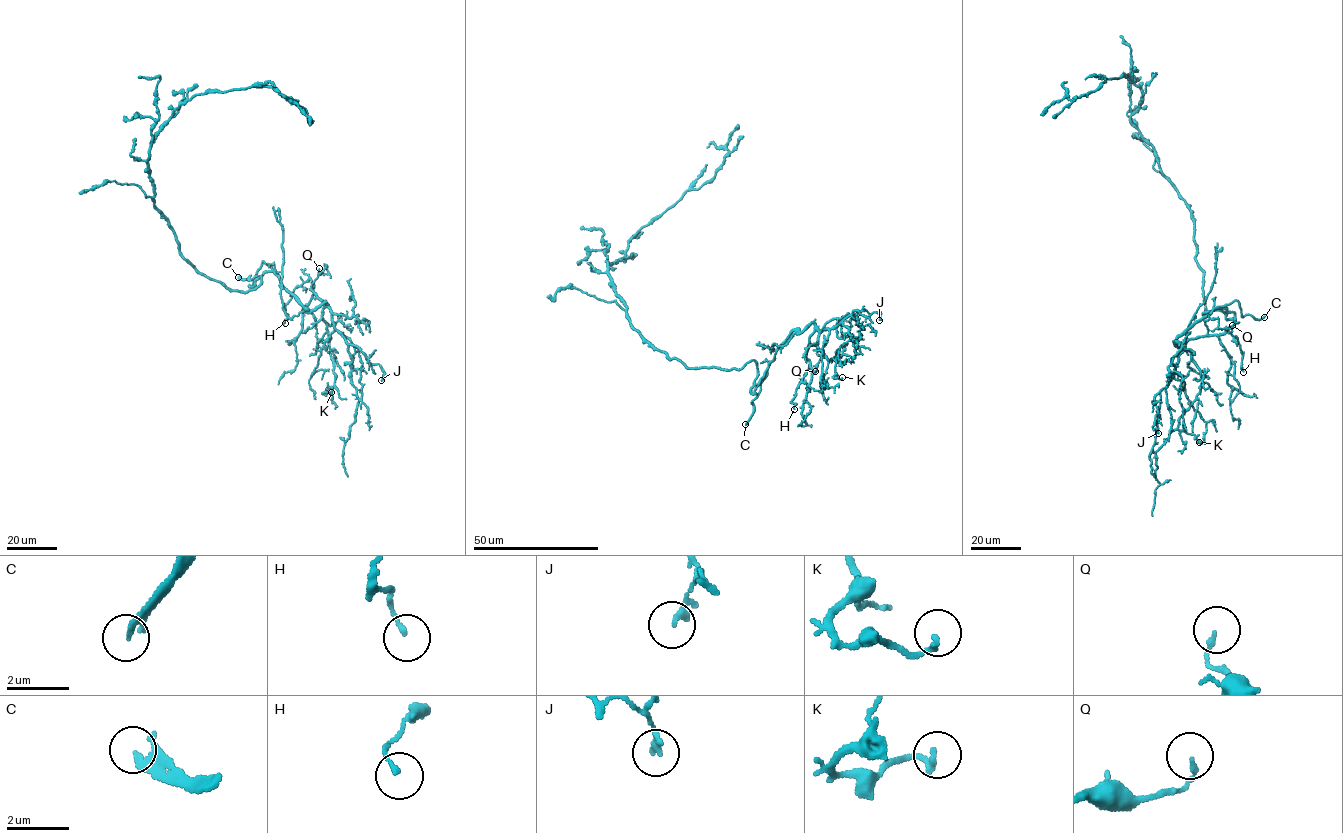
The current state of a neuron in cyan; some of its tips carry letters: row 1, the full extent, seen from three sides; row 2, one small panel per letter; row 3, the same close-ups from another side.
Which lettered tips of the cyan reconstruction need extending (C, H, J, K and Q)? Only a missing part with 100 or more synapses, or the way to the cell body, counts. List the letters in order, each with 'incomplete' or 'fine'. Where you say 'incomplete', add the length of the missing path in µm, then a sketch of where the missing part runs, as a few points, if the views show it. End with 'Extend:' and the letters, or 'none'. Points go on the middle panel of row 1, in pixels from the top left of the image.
C: incomplete; about 25 µm are missing; missing branch runs (745, 424), (729, 444), (730, 449)
H: fine
J: fine
K: fine
Q: fine
Extend: C

